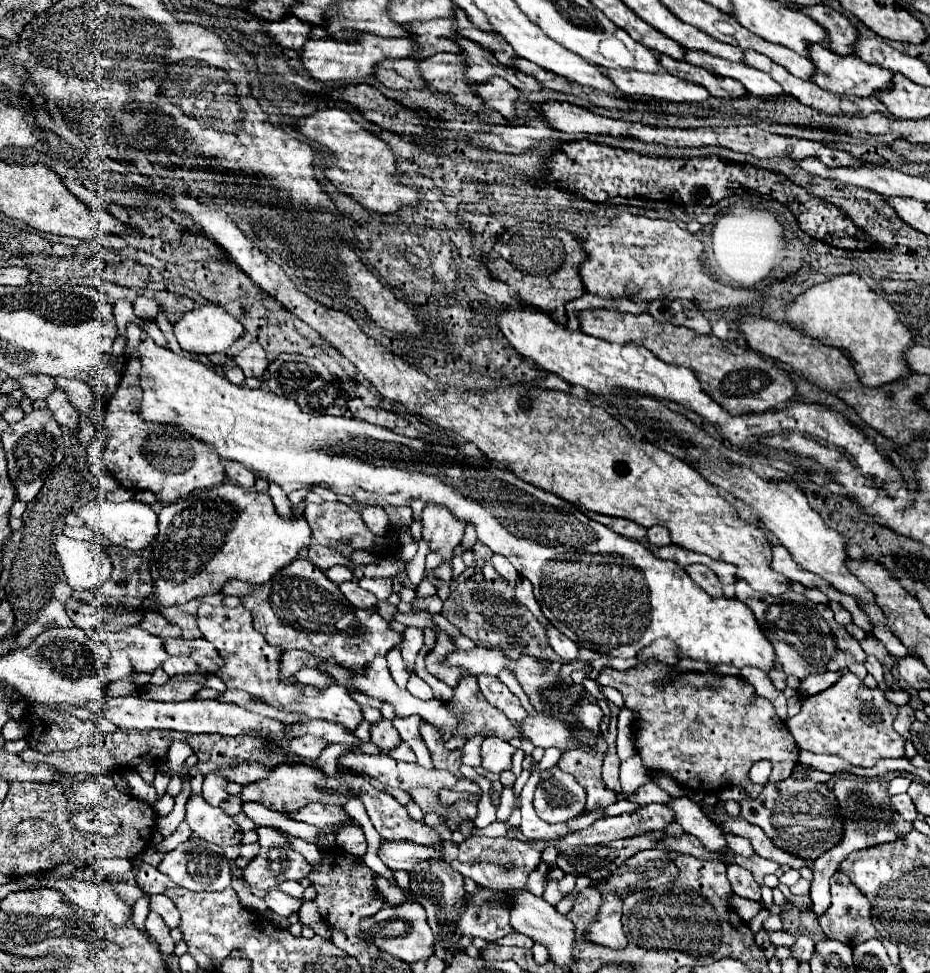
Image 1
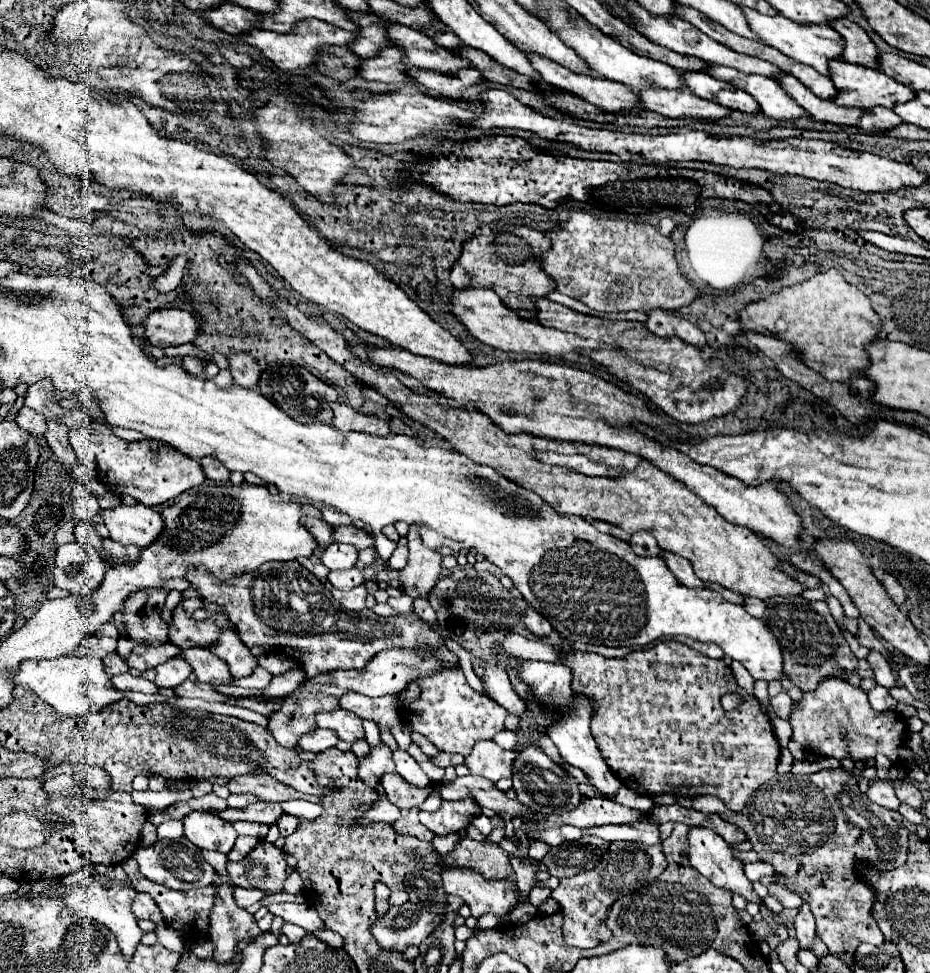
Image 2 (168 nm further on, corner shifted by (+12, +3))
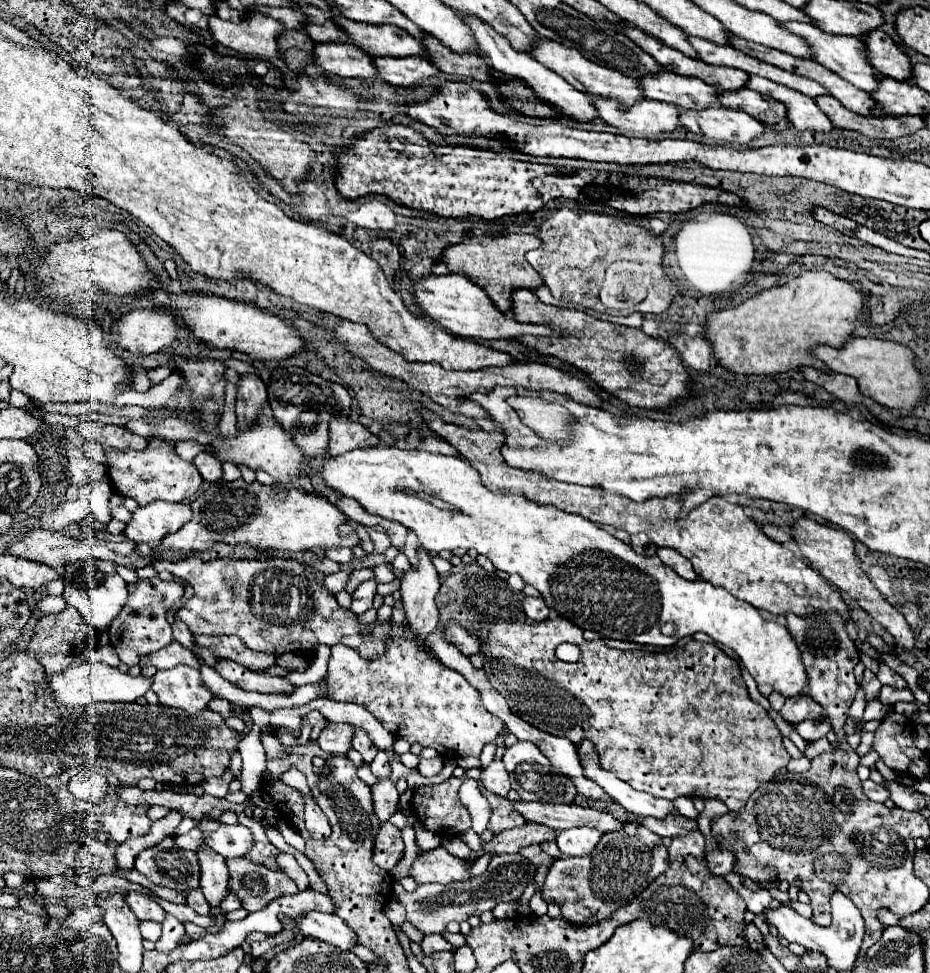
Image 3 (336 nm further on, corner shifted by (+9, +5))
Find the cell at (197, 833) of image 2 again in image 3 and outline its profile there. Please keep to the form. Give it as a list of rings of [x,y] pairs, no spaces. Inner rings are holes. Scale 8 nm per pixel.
[[[220,824],[218,830],[206,834],[206,846],[222,854],[224,858],[244,856],[252,846],[252,834],[248,828],[240,824],[234,824],[234,826]]]

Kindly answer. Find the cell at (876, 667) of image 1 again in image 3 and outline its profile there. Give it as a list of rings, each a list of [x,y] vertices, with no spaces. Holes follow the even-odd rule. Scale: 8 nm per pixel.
[[[864,670],[864,680],[860,682],[860,686],[866,692],[866,700],[874,700],[878,696],[878,690],[882,688],[882,684],[876,680],[876,674],[872,670]]]

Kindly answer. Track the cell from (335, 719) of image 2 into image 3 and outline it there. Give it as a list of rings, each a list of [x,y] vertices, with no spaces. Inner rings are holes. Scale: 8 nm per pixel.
[[[354,726],[352,748],[356,748],[356,750],[362,754],[364,762],[372,762],[372,760],[374,760],[374,756],[376,756],[376,752],[378,752],[378,748],[376,748],[376,746],[374,746],[374,742],[370,740],[368,732],[366,732],[366,730],[362,730],[360,726]]]

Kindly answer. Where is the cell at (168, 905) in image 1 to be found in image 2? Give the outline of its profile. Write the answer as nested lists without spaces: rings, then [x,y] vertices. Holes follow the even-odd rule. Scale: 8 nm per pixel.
[[[137,894],[133,904],[131,904],[131,910],[137,918],[145,918],[145,920],[153,920],[155,924],[161,924],[163,922],[163,916],[155,904],[155,900],[149,896],[149,894]]]

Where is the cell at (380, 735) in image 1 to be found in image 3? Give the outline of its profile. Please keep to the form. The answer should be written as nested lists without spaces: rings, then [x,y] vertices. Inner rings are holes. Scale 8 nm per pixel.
[[[378,778],[378,782],[372,786],[372,798],[374,798],[374,812],[380,818],[380,822],[388,822],[388,818],[398,810],[398,790],[396,782],[388,778]]]

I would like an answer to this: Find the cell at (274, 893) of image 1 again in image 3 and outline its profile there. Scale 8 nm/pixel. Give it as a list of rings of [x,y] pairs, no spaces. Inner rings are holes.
[[[304,912],[296,918],[298,928],[302,936],[312,936],[320,938],[332,946],[338,946],[340,950],[350,950],[356,944],[354,932],[342,922],[336,914],[324,914],[324,912]]]

